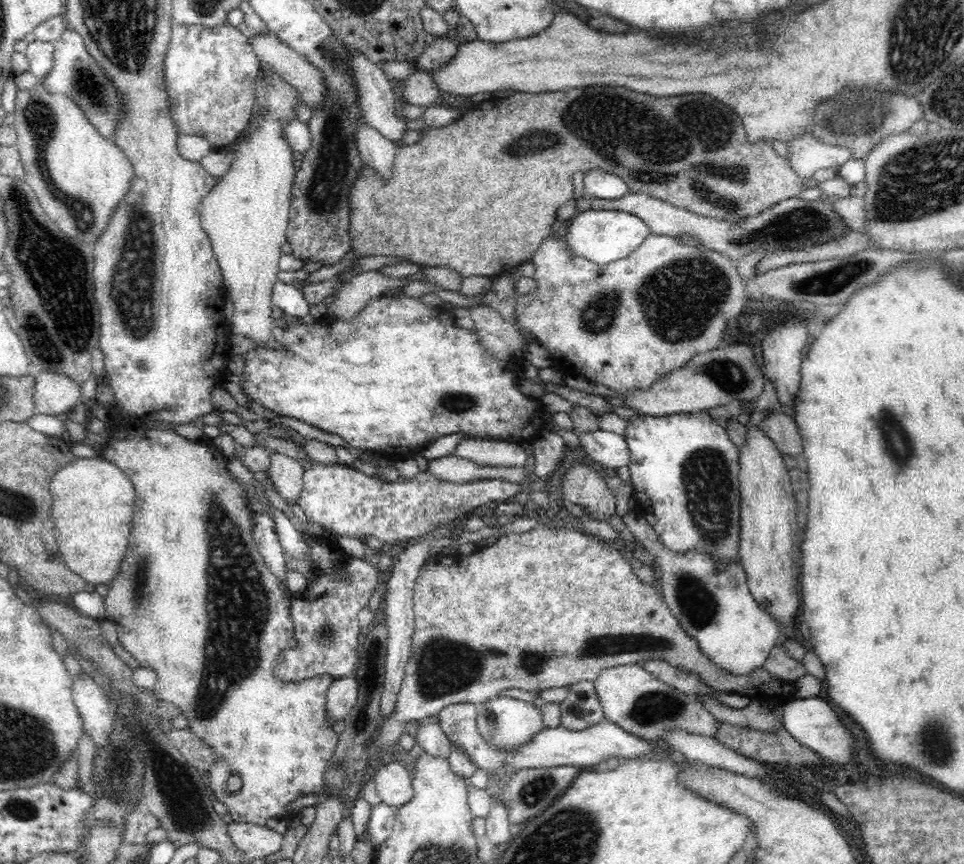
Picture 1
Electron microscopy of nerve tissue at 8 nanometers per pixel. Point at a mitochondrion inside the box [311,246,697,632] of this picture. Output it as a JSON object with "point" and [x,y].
{"point":[598,318]}

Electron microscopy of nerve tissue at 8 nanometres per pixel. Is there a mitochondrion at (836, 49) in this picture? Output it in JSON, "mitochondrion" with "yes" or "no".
{"mitochondrion":"no"}

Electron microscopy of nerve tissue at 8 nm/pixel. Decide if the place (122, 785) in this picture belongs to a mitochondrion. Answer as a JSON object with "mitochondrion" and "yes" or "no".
{"mitochondrion":"yes"}

